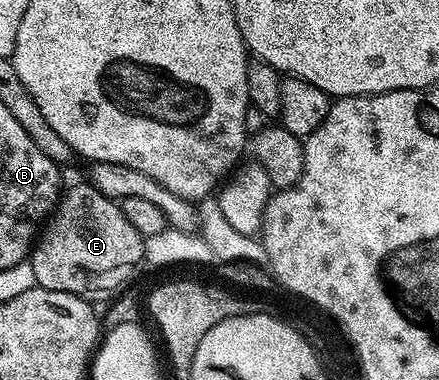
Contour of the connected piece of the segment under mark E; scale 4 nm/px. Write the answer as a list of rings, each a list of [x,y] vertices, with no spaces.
[[[89,183],[74,185],[61,194],[28,258],[37,288],[79,295],[91,295],[124,284],[134,265],[143,261],[144,238],[140,231],[124,219],[119,202],[100,195],[98,188]]]

